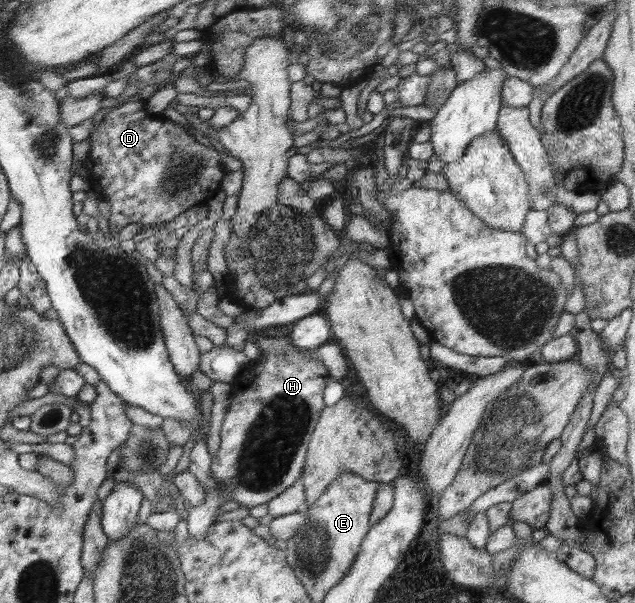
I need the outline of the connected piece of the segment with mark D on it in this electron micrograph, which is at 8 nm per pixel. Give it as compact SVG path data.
M124 102L109 112L90 135L92 143L86 159L86 169L94 174L94 179L98 181L102 191L105 191L105 198L110 202L110 235L116 235L129 223L142 223L146 228L155 223L173 224L173 220L180 219L184 211L206 205L216 192L224 191L222 181L228 175L228 163L224 163L224 155L217 146L208 147L190 138L188 131L174 121L149 115L139 102Z

